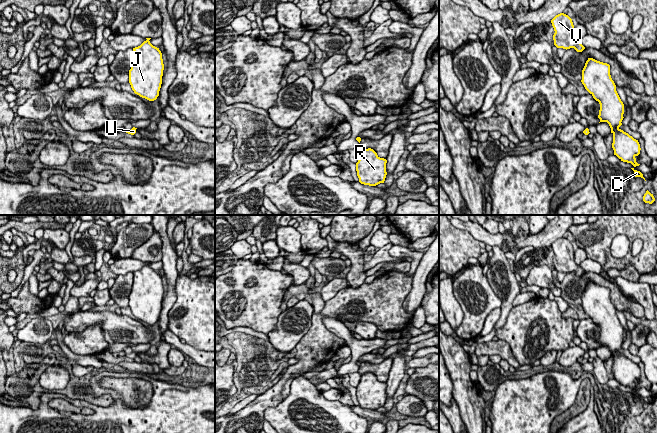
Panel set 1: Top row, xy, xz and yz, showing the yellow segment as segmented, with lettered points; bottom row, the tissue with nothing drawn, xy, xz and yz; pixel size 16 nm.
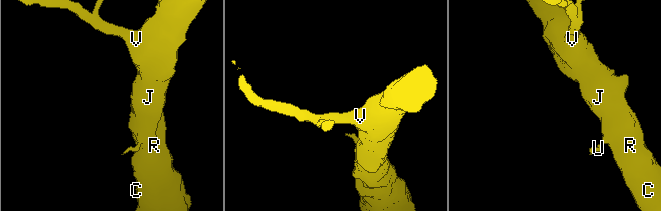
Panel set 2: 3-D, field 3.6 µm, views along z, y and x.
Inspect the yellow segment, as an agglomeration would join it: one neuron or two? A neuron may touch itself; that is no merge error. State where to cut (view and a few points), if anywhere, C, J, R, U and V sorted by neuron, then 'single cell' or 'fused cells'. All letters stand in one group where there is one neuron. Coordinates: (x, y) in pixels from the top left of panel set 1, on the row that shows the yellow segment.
cut none; groups C J R U V; single cell

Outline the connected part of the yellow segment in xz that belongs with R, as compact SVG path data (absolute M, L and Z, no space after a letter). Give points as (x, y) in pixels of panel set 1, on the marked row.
M373 149L362 150L361 156L356 163L359 182L369 186L384 183L387 175L386 163L387 160L380 158Z

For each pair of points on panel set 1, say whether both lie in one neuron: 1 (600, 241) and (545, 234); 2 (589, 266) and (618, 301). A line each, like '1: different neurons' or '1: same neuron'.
1: different neurons
2: different neurons

